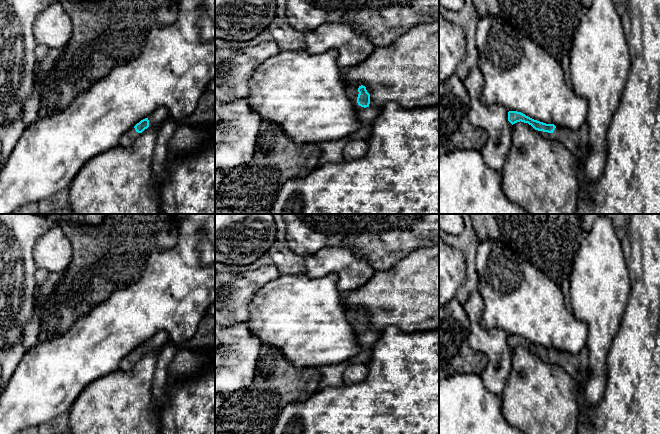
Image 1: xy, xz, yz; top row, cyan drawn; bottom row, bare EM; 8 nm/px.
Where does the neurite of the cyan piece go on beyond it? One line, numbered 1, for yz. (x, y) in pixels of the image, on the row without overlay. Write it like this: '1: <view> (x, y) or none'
1: yz (574, 365)

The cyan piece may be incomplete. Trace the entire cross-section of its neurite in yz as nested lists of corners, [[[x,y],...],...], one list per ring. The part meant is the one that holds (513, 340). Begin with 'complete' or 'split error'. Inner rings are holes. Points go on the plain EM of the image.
split error; [[[517,335],[508,336],[508,345],[512,349],[520,345],[528,347],[535,354],[540,355],[544,362],[562,367],[575,381],[584,382],[586,380],[583,372],[588,368],[589,351],[584,348],[578,354],[573,355],[564,351],[556,351],[554,348],[546,348],[534,344]]]

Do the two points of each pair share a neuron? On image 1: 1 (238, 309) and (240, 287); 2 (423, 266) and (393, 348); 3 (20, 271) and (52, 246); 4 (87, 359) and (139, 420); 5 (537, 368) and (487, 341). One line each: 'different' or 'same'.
1: same
2: different
3: different
4: different
5: different

